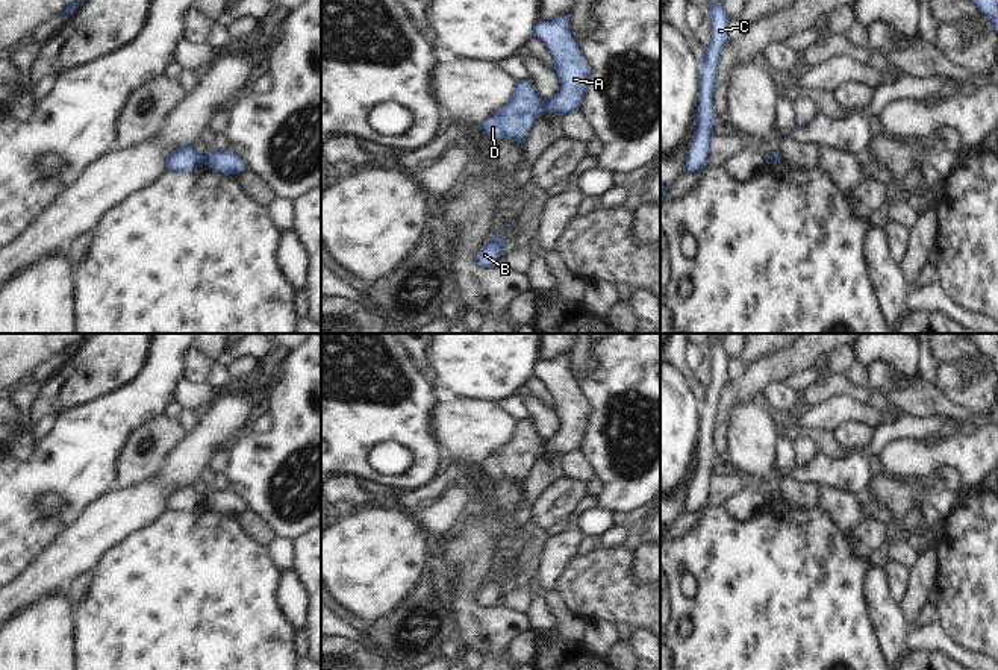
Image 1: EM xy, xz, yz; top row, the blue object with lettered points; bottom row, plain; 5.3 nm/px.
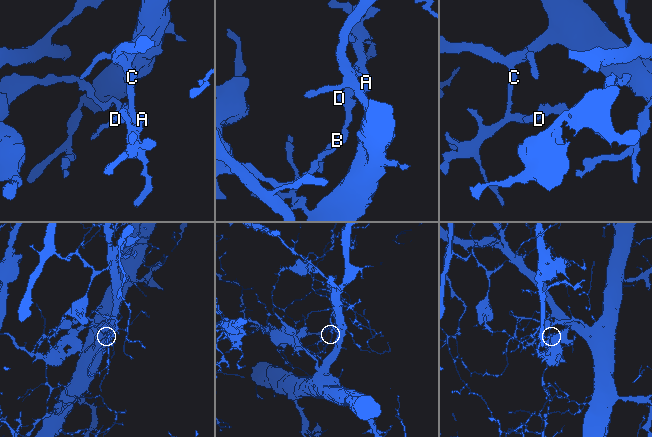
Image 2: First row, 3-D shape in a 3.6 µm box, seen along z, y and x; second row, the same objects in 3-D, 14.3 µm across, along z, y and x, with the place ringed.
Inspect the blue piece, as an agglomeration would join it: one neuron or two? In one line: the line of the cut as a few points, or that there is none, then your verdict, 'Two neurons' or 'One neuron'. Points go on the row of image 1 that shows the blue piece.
Split along xz (542, 102), (547, 111). Two neurons.

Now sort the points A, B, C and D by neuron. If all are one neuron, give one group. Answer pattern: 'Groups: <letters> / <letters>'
Groups: A C / B D.

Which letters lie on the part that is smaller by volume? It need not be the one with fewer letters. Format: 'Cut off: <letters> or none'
Cut off: B, D

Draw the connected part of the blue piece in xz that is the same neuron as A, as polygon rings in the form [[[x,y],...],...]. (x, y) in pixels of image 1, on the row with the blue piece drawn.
[[[569,14],[539,20],[533,27],[533,36],[548,49],[553,56],[551,68],[560,79],[557,92],[544,102],[547,112],[579,111],[588,88],[591,65],[571,33]]]

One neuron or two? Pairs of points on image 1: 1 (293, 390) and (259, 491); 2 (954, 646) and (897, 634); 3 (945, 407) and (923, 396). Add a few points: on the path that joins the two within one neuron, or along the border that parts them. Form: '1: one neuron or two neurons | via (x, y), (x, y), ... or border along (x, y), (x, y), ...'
1: one neuron | via (293, 416), (293, 446), (274, 466)
2: two neurons | border along (910, 628), (906, 637), (907, 649)
3: one neuron | via (939, 402), (929, 399)

